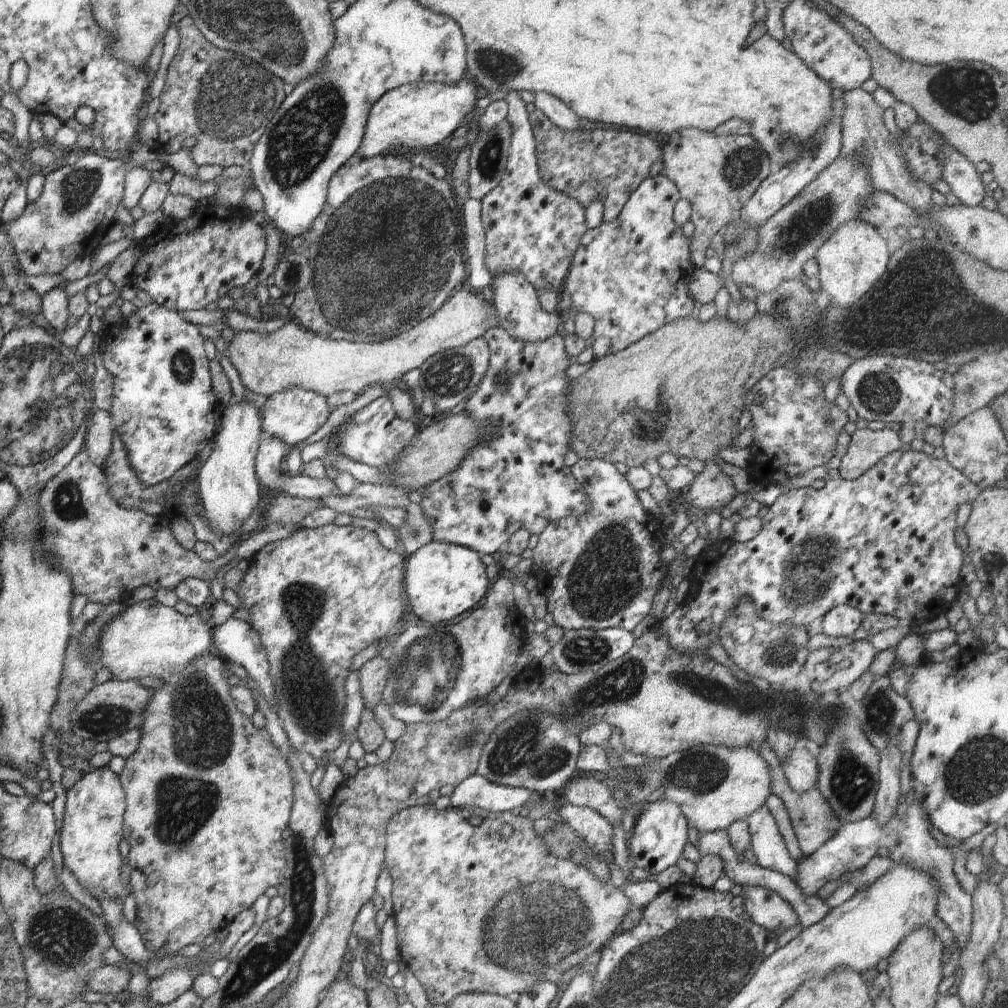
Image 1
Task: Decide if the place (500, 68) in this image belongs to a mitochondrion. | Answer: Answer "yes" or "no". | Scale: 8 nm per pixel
yes

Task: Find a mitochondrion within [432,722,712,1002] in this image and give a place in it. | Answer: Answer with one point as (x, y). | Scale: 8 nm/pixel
(523, 928)

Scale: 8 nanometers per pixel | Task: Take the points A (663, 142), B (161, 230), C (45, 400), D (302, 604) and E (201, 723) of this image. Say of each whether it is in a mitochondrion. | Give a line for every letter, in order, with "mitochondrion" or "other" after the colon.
A: other
B: other
C: mitochondrion
D: mitochondrion
E: mitochondrion

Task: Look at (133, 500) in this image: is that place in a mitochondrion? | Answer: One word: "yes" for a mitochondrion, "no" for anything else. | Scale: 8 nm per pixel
no

